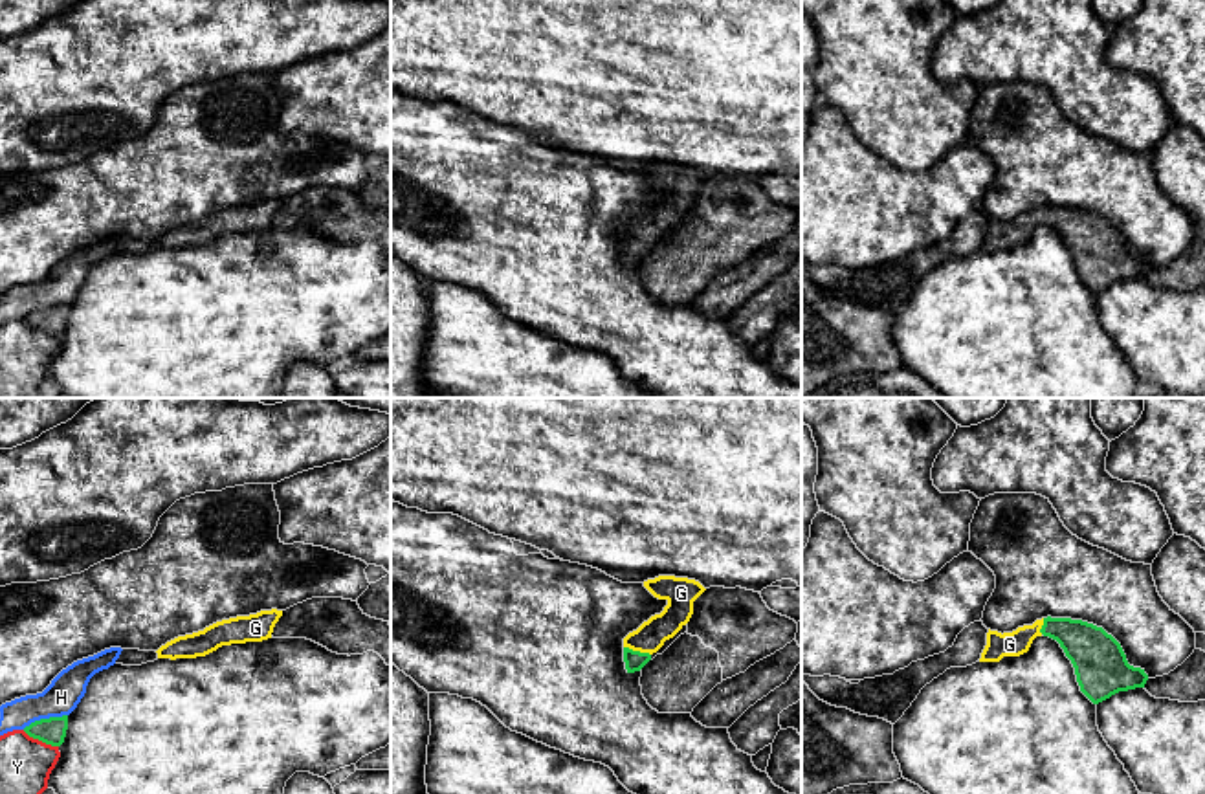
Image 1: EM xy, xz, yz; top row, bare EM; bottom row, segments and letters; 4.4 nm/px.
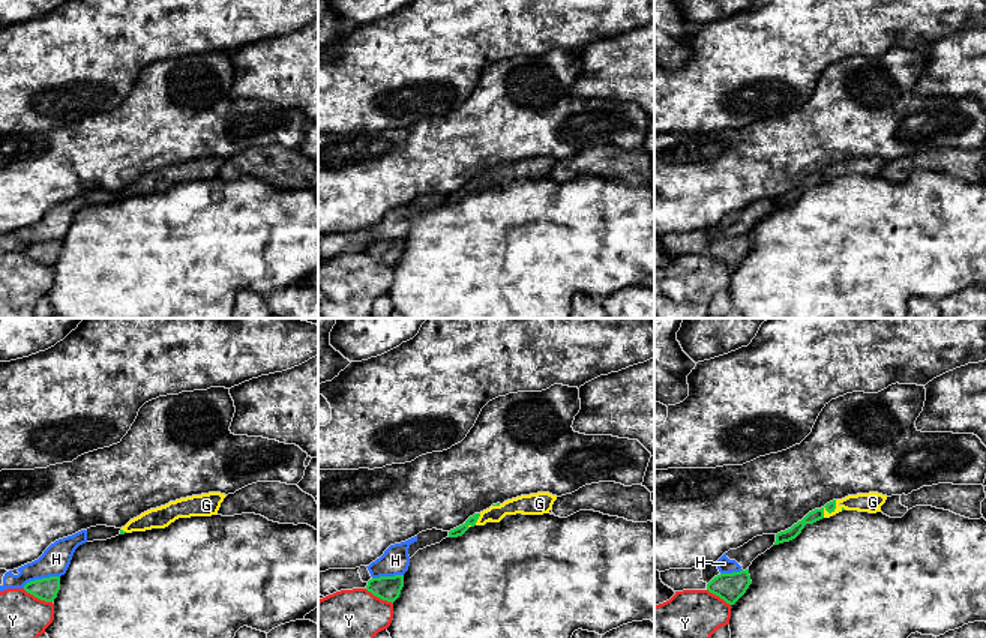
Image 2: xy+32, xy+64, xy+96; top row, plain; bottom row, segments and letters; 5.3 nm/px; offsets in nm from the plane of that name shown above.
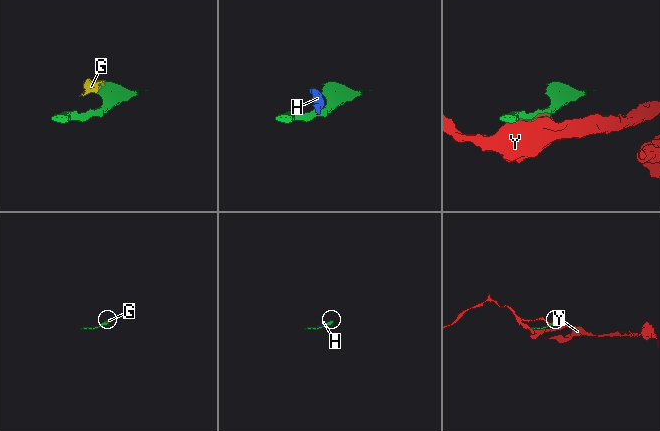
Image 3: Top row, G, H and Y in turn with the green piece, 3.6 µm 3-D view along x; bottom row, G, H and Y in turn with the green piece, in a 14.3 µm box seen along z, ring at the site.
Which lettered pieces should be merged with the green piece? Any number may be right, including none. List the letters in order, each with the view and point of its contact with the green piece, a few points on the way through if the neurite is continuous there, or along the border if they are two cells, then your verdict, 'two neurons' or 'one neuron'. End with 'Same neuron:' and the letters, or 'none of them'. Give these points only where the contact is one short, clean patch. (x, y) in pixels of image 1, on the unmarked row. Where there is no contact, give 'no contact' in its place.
G: xz (637, 241) | across xz (635, 250), (637, 241), (650, 226) | one neuron
H: xy (44, 308) | along xy (66, 303), (41, 307), (22, 318) | two neurons
Y: xy (41, 329) | two neurons
Same neuron: G

